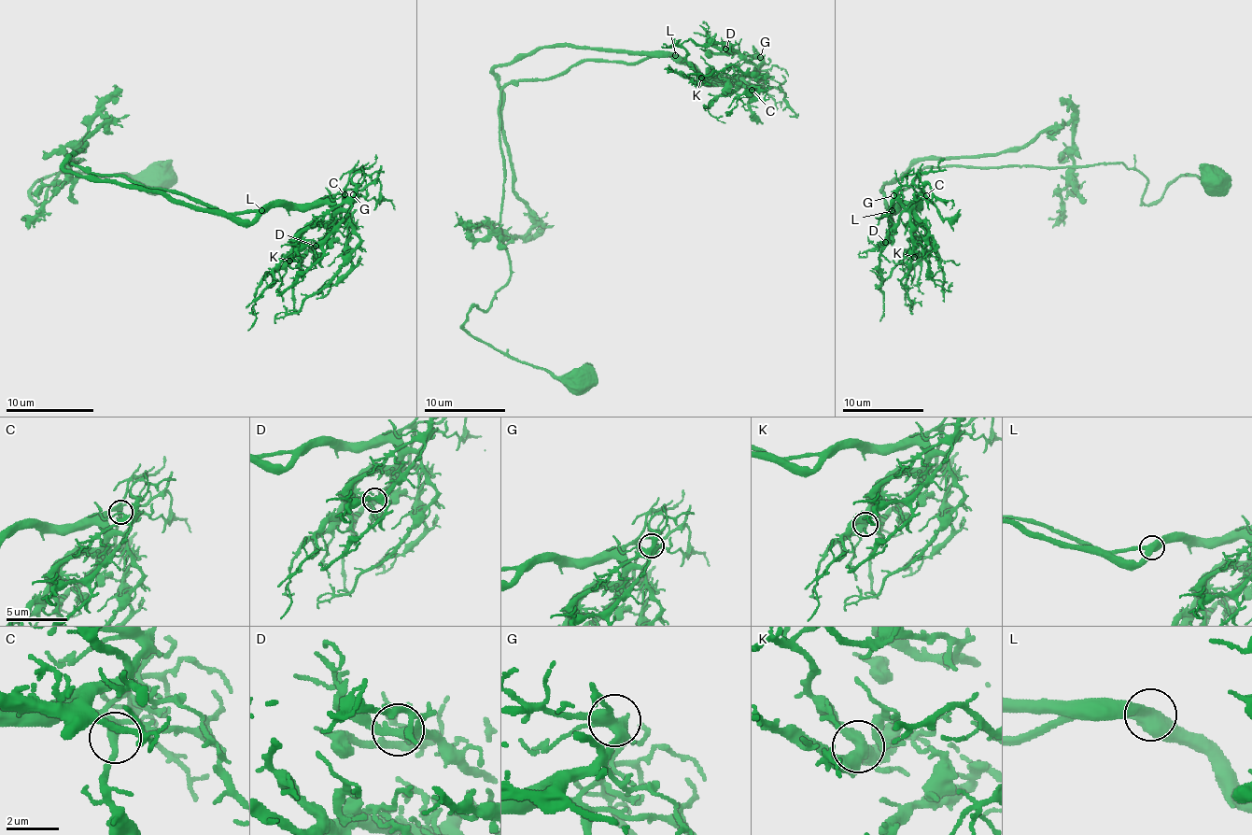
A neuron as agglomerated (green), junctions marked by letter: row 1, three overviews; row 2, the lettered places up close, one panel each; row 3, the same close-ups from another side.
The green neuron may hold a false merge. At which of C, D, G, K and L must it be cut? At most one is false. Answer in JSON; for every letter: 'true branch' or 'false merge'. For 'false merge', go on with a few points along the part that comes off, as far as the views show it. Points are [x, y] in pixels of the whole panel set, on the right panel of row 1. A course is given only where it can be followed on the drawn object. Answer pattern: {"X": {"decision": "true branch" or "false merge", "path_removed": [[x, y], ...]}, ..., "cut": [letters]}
{"C": {"decision": "true branch"}, "D": {"decision": "true branch"}, "G": {"decision": "true branch"}, "K": {"decision": "true branch"}, "L": {"decision": "true branch"}, "cut": []}

